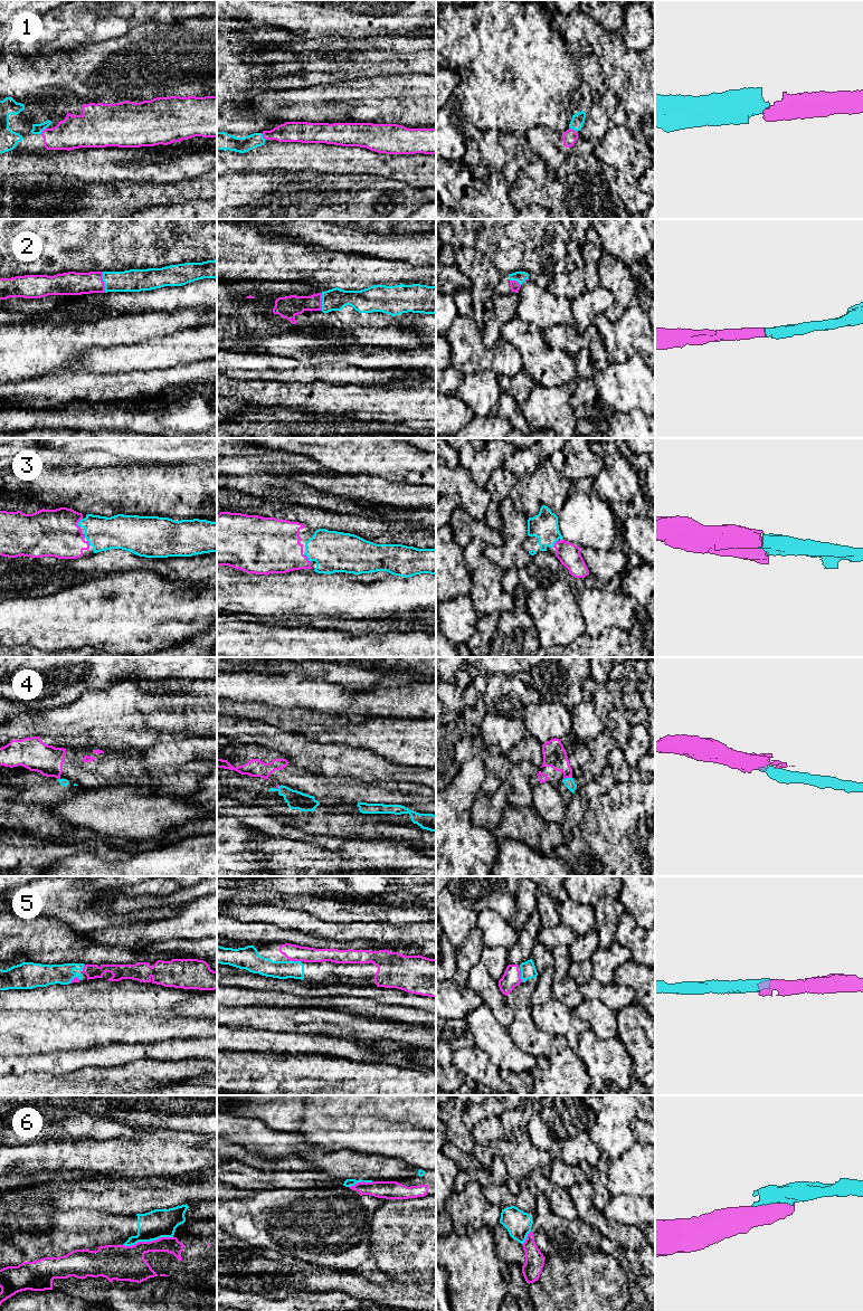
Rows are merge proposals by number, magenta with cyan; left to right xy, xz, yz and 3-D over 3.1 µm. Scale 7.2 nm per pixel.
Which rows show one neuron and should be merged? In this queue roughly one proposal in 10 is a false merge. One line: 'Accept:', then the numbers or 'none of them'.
Accept: 1, 2, 3, 5

